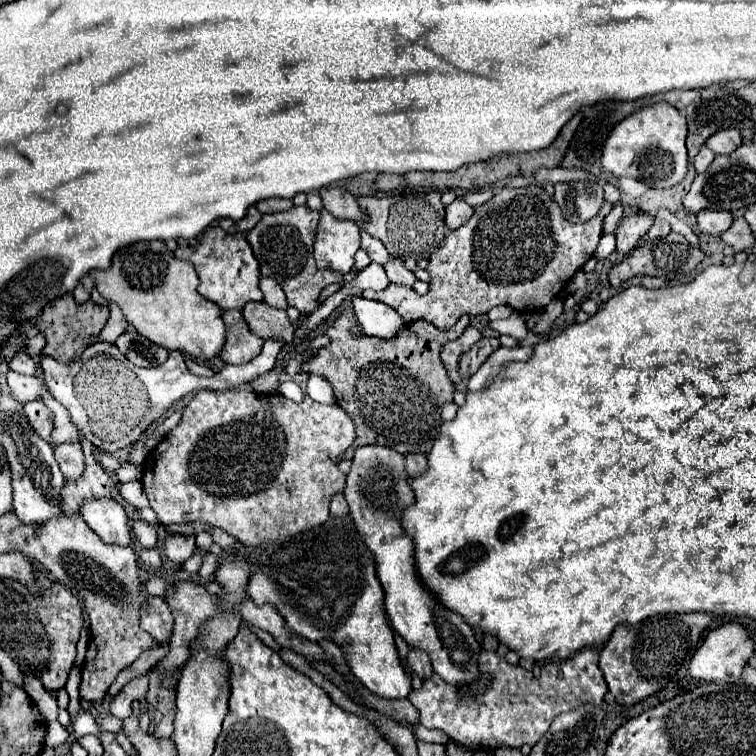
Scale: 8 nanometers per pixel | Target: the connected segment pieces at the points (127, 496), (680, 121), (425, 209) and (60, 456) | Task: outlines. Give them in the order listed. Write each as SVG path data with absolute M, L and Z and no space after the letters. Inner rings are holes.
M141 481L121 483L119 491L121 491L121 497L123 497L127 503L131 503L135 509L145 509L147 503L149 503L149 501L147 501L147 495L145 495L145 491L143 491L143 487L141 487Z
M655 103L631 113L619 125L615 125L615 129L611 131L603 145L601 165L605 171L617 177L619 175L635 177L647 183L651 189L675 187L677 183L683 181L687 173L685 137L687 137L685 117L679 115L679 111L669 103Z
M429 191L421 195L387 195L387 197L357 197L359 207L365 213L365 227L367 231L381 239L389 255L397 259L423 259L429 257L435 247L447 235L445 225L445 205L441 203L441 193Z
M63 443L55 447L55 459L67 481L77 481L85 471L83 451L79 443Z

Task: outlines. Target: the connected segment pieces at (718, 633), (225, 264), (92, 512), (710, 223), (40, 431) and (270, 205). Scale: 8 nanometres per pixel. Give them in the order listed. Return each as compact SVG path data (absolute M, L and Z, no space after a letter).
M725 623L713 631L709 631L703 643L697 647L695 655L689 659L687 675L697 681L707 683L735 683L741 677L741 671L749 657L753 655L753 641L749 639L747 631L739 623Z
M211 225L199 245L193 247L179 247L175 251L177 259L189 259L199 275L199 293L217 303L219 309L241 309L249 301L263 301L263 293L259 289L259 263L245 239L243 233L227 233L219 225Z
M91 499L91 503L83 505L81 517L101 537L103 543L121 547L131 545L133 529L121 503L113 499Z
M699 211L697 213L697 231L707 237L717 237L725 233L733 223L731 213L727 211Z
M31 401L25 405L25 415L29 419L31 429L43 439L51 441L51 431L53 431L53 415L51 411L41 403L41 401Z
M265 199L263 203L257 203L255 205L261 213L281 213L281 211L287 211L293 207L293 201L291 199Z

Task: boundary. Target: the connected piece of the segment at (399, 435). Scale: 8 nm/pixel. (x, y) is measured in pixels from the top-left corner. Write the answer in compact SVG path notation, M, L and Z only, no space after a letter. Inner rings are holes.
M343 309L339 317L329 325L325 335L331 343L317 351L313 359L305 363L305 371L325 377L335 393L337 405L353 419L357 439L341 459L351 459L357 447L383 445L403 455L429 453L439 437L439 409L453 401L455 385L447 375L447 369L439 357L441 347L447 341L457 339L469 317L463 315L451 329L441 331L425 319L407 323L405 329L389 341L355 335L353 309Z

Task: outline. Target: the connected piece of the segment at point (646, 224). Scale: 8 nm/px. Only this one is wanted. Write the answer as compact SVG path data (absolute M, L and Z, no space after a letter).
M631 215L631 217L625 217L617 231L615 231L615 237L617 237L617 253L619 253L619 259L627 257L637 241L641 239L641 235L651 227L653 219L649 215Z

